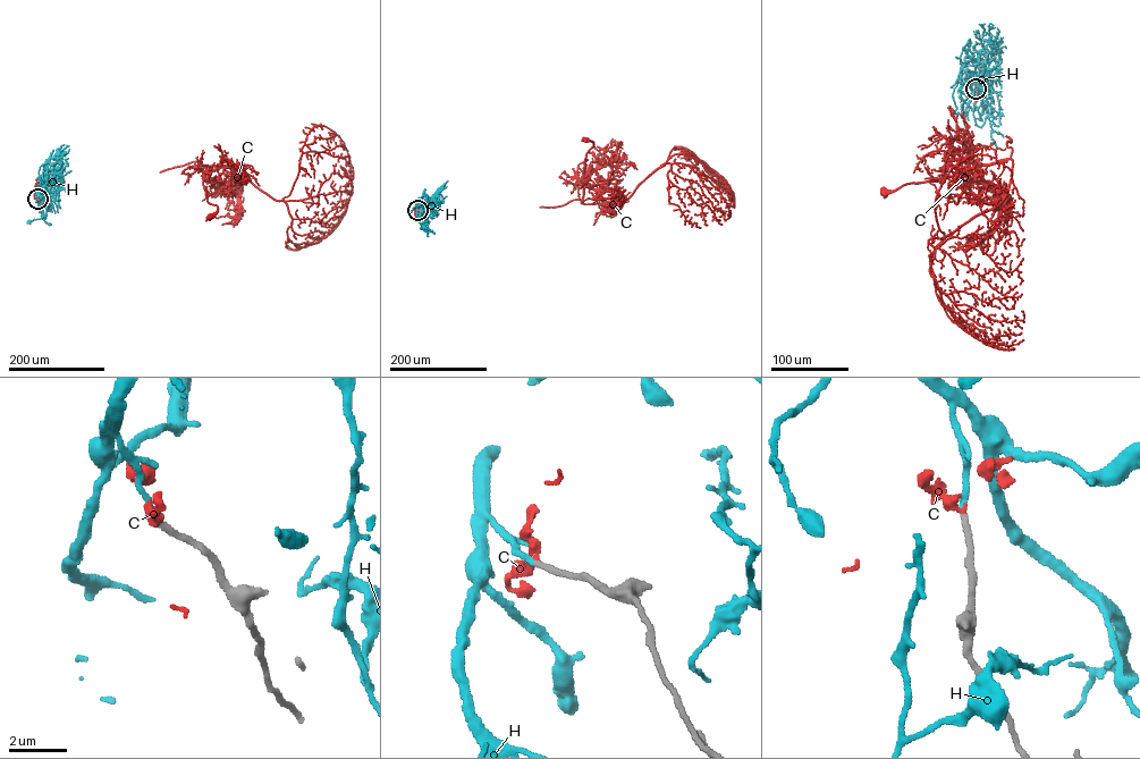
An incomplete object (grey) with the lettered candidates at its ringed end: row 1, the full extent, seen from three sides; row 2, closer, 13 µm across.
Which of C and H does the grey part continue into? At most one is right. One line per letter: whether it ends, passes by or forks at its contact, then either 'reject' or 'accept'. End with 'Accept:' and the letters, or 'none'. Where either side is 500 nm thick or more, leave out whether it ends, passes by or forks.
C: it ends there; reject
H: it ends there; accept
Accept: H

